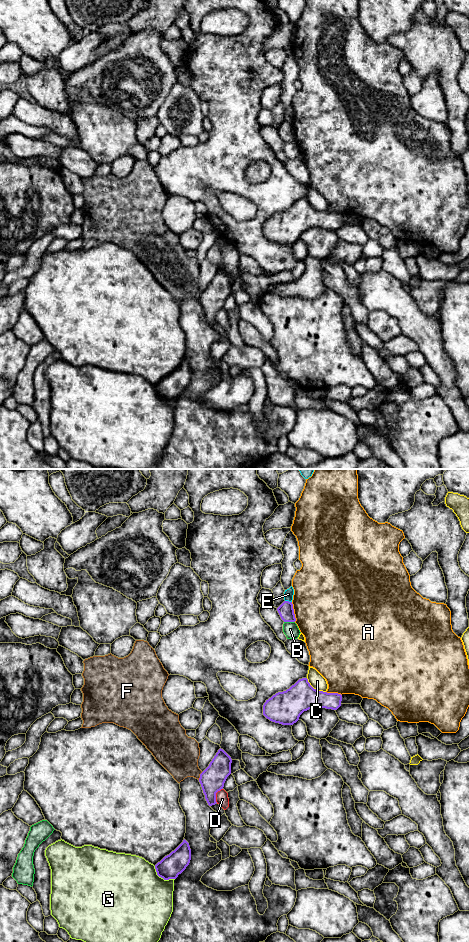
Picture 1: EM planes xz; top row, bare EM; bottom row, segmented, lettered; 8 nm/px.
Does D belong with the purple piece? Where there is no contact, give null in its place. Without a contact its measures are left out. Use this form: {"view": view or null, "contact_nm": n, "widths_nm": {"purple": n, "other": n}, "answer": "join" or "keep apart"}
{"view": "xz", "contact_nm": 130, "widths_nm": {"purple": 200, "other": 100}, "answer": "keep apart"}

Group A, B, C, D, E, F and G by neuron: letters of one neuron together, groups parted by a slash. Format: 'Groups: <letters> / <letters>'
Groups: A / B / C / D / E / F / G

